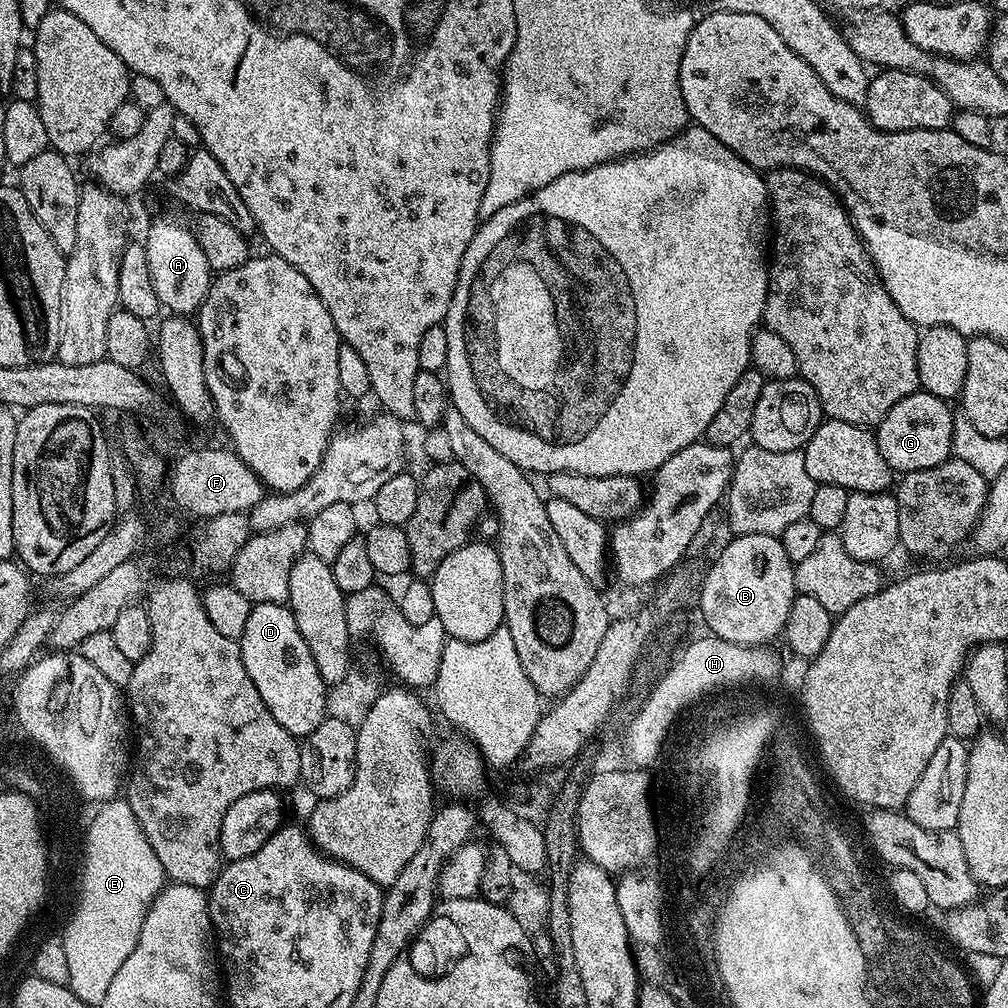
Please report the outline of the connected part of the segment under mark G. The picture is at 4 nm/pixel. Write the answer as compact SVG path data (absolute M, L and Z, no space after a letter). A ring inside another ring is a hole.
M921 390L902 398L902 402L898 402L898 406L894 406L890 414L875 425L878 450L882 450L882 458L886 458L893 473L930 470L930 466L938 466L952 456L956 420L948 408L951 408L949 401Z

